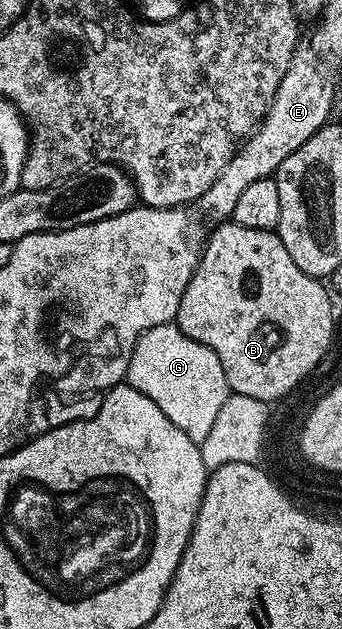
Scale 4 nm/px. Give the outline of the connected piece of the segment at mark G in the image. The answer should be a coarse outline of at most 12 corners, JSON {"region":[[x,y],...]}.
{"region":[[150,327],[126,381],[197,443],[230,395],[210,347]]}

